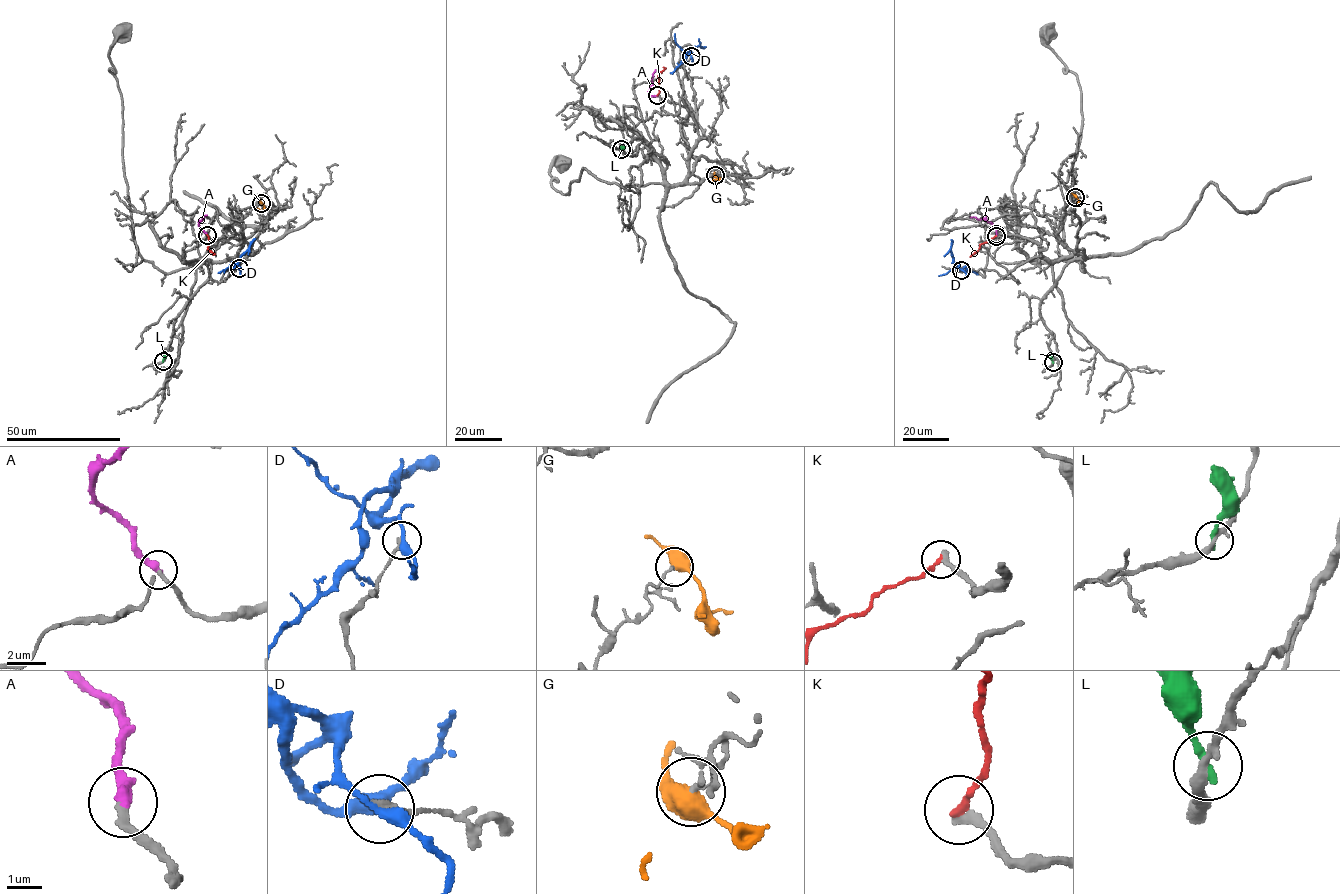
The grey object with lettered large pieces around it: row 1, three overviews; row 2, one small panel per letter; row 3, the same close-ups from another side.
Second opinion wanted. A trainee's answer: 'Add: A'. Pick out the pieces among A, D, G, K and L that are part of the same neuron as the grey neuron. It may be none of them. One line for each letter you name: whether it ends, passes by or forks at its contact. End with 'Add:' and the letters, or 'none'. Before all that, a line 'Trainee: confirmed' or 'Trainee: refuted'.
Trainee: confirmed
A: it ends there
Add: A

